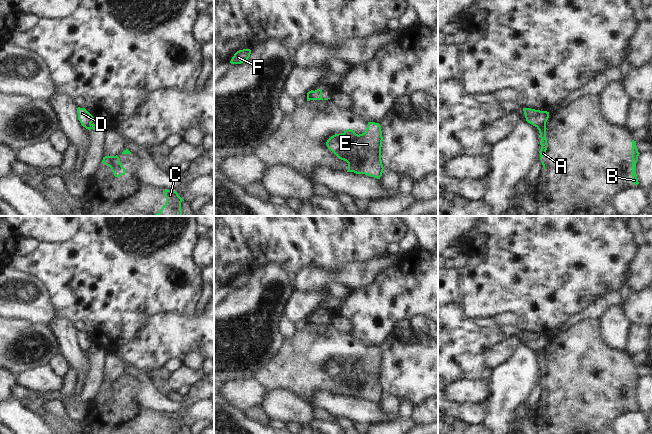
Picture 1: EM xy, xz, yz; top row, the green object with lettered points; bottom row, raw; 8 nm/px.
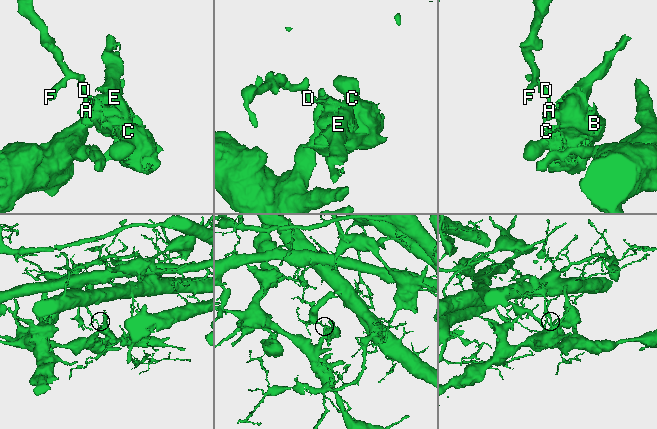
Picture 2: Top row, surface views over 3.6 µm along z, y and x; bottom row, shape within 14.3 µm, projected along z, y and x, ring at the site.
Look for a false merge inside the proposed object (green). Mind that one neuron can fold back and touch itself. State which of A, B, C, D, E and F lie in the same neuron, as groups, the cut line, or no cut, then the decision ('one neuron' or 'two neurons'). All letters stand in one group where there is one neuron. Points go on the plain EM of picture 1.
A B C E / D F | yz (545, 347), (536, 350) | two neurons

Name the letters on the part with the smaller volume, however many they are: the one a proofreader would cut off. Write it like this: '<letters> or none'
A, B, C, E.

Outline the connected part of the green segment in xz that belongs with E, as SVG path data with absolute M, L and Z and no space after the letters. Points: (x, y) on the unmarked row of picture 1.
M368 346L364 357L358 359L347 353L331 360L326 369L339 383L348 387L347 396L380 403L384 394L381 384L382 365L380 348Z

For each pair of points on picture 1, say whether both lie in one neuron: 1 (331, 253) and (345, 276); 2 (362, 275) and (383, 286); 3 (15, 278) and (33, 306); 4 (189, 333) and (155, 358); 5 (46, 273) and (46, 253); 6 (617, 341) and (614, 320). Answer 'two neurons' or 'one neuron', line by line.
1: two neurons
2: two neurons
3: one neuron
4: one neuron
5: one neuron
6: one neuron

